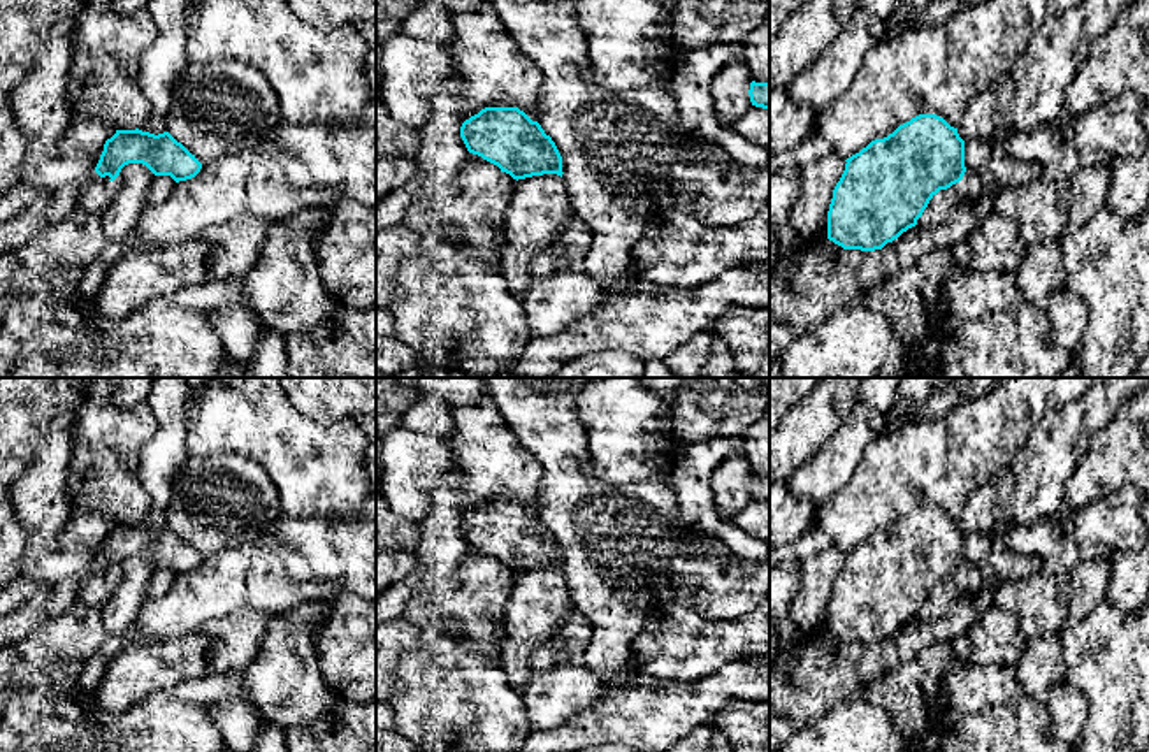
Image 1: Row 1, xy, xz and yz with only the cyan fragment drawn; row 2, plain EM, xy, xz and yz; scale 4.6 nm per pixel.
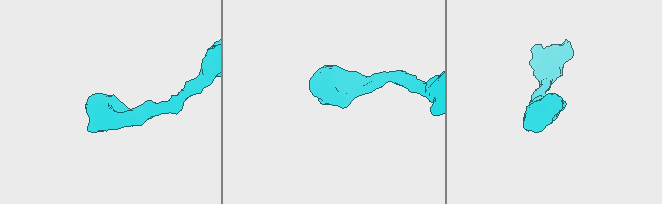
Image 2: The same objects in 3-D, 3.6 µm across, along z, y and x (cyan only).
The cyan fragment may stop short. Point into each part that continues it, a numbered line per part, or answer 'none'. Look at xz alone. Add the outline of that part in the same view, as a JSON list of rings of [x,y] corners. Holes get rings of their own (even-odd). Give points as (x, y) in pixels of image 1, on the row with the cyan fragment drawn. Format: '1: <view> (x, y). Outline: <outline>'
none

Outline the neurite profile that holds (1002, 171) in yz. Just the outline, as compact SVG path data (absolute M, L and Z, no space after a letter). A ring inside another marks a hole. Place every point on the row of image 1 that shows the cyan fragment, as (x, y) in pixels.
M994 151L980 170L965 172L963 179L947 190L940 190L929 200L922 216L917 220L919 228L936 228L965 199L979 199L987 193L1000 193L1008 186L1019 186L1037 179L1042 172L1038 162L1023 162L1007 153Z

